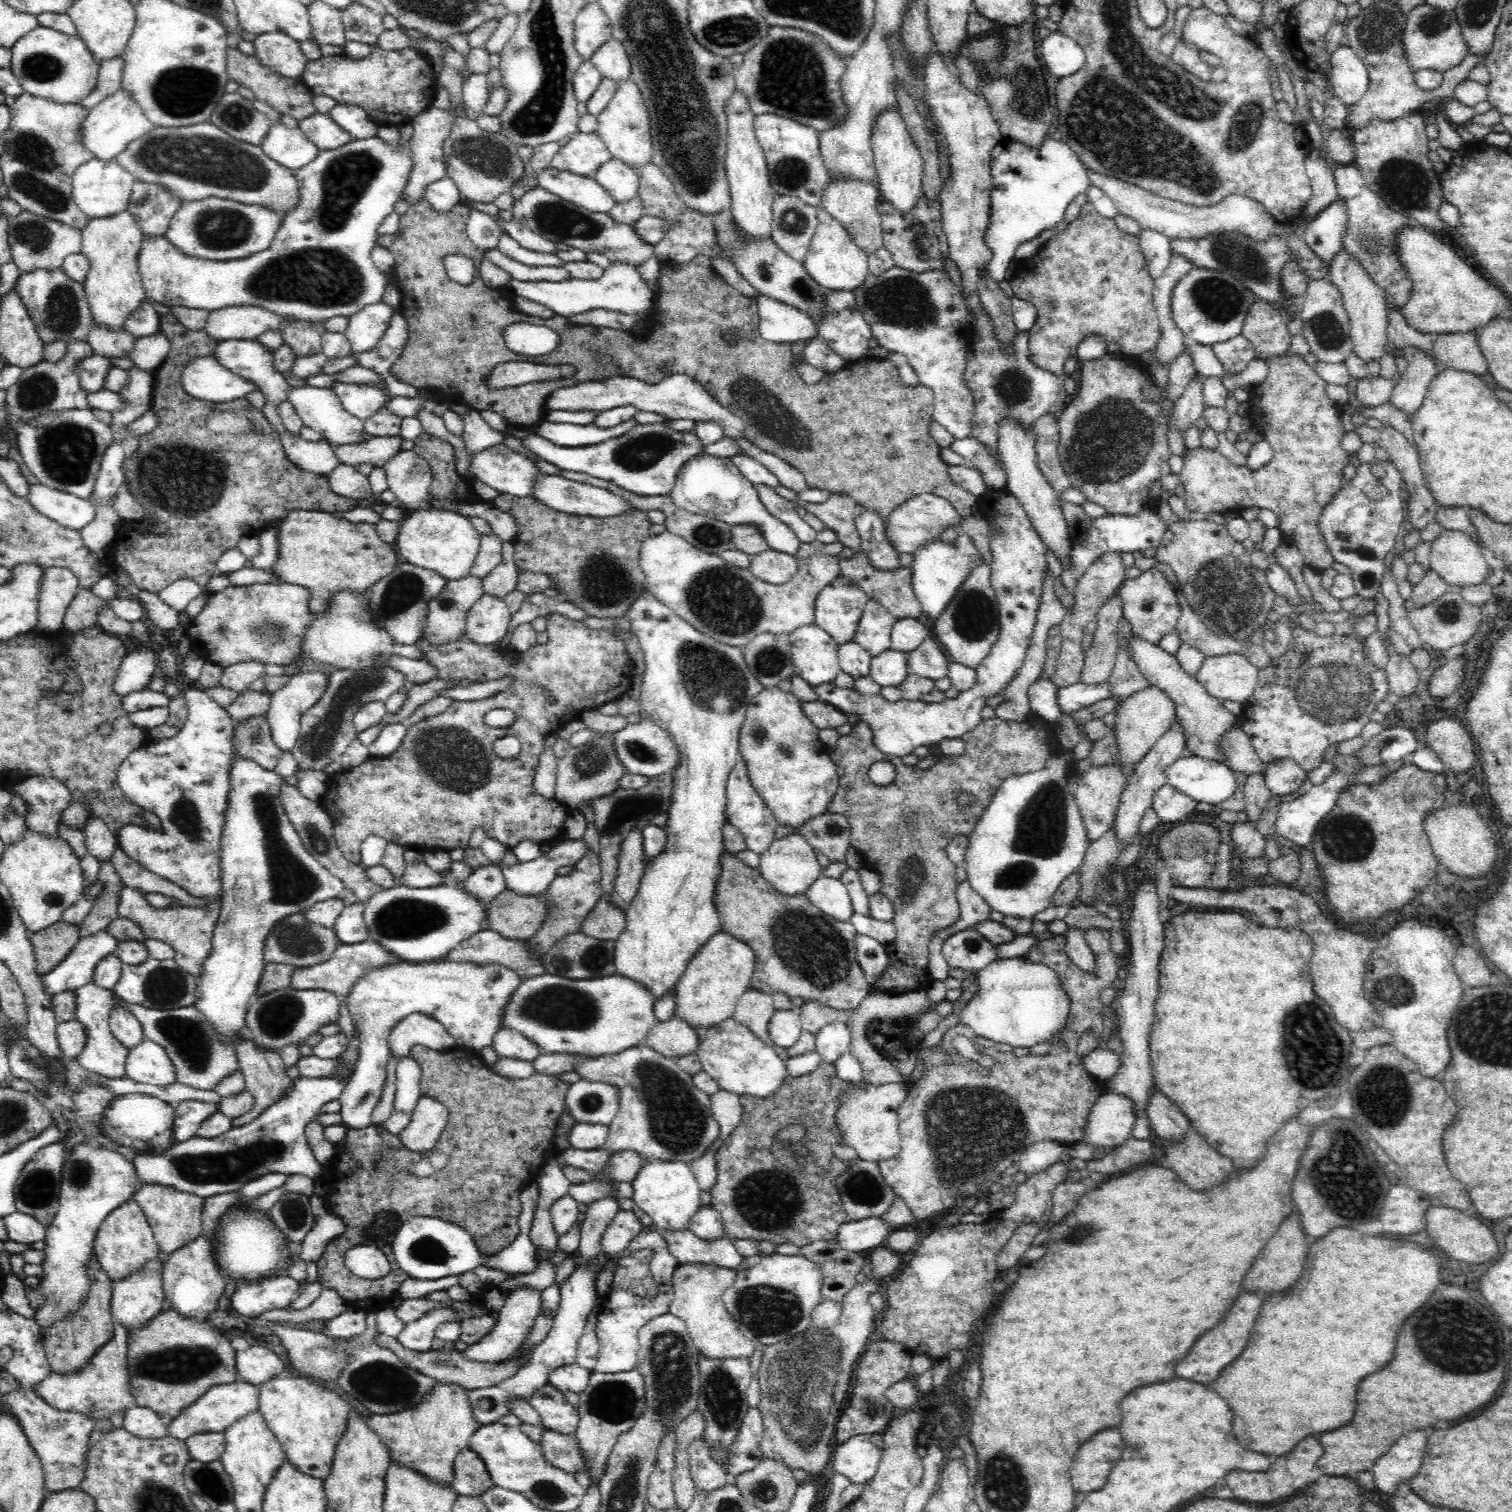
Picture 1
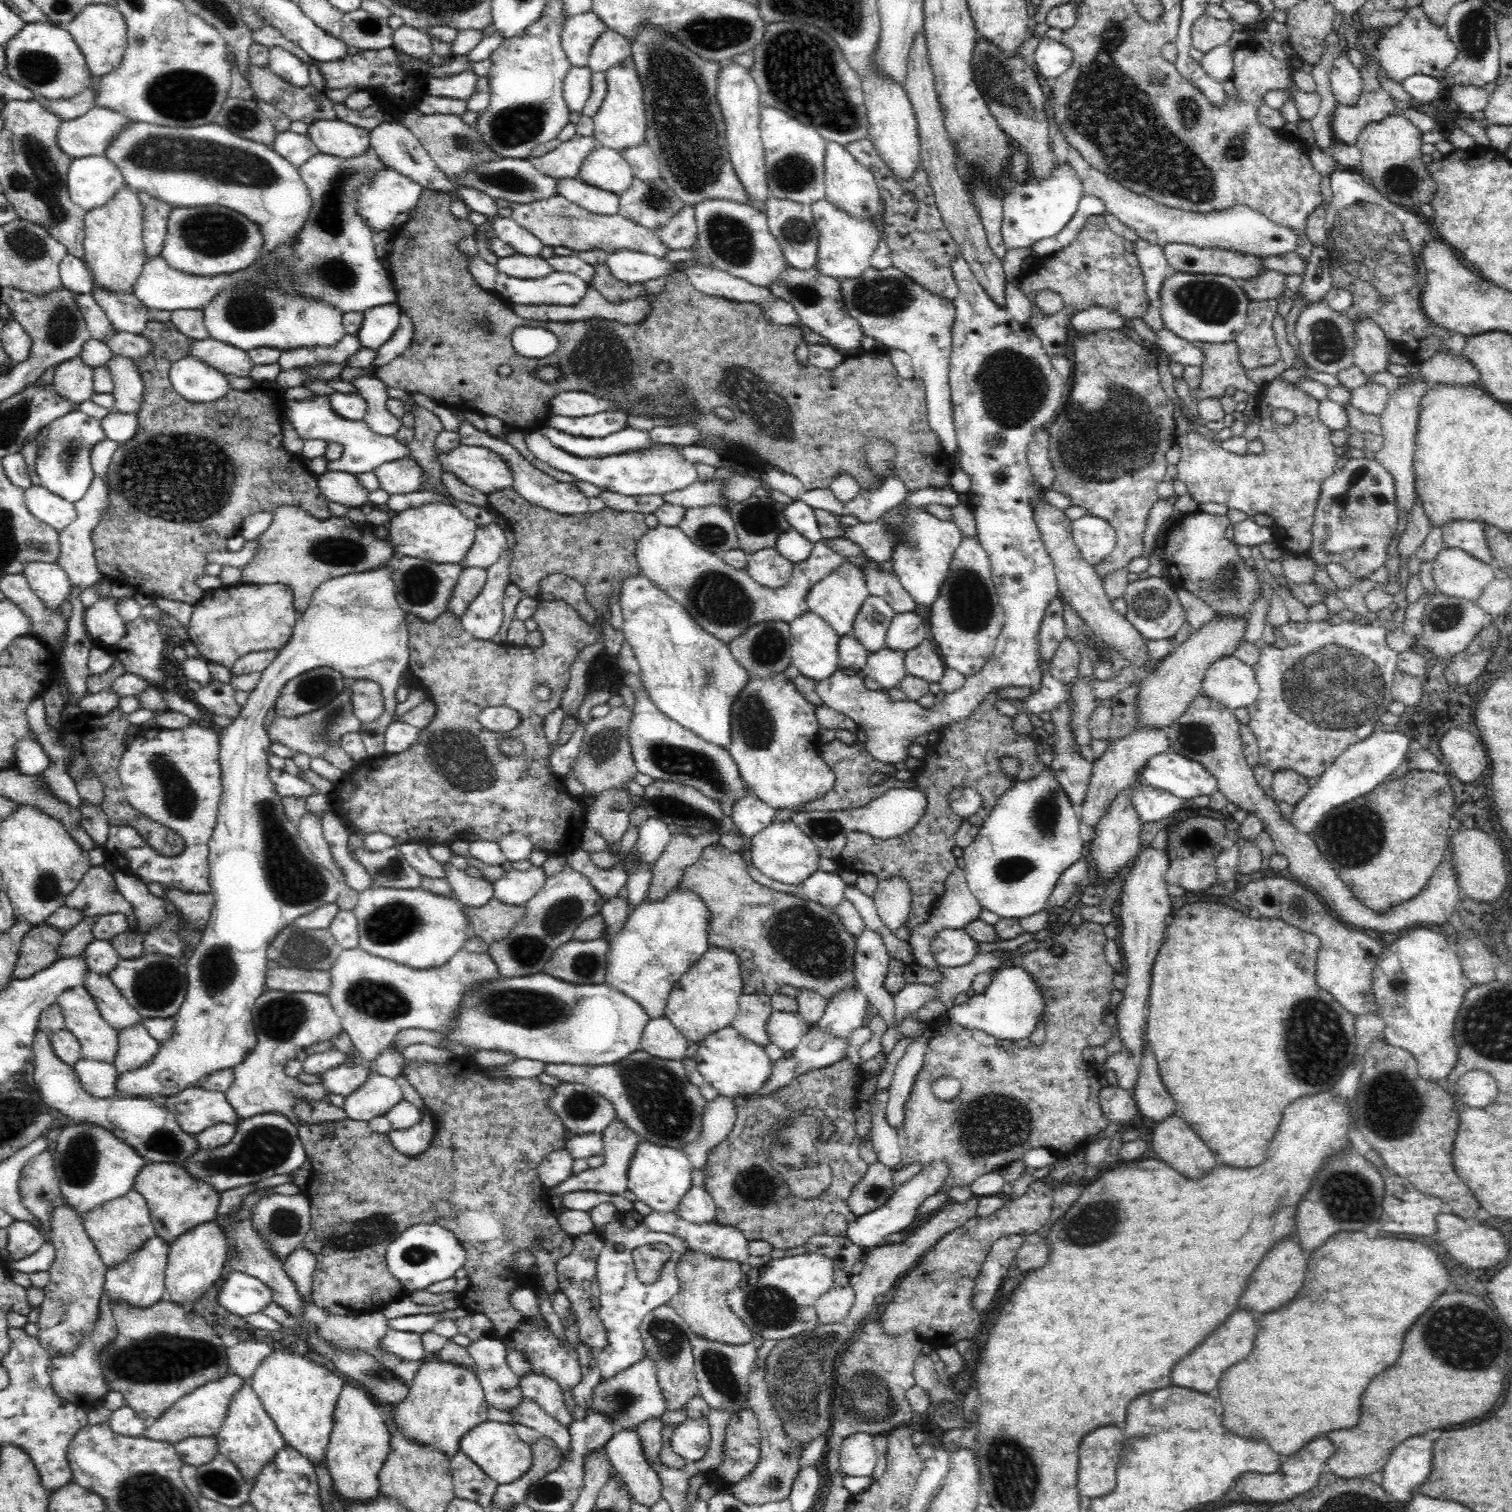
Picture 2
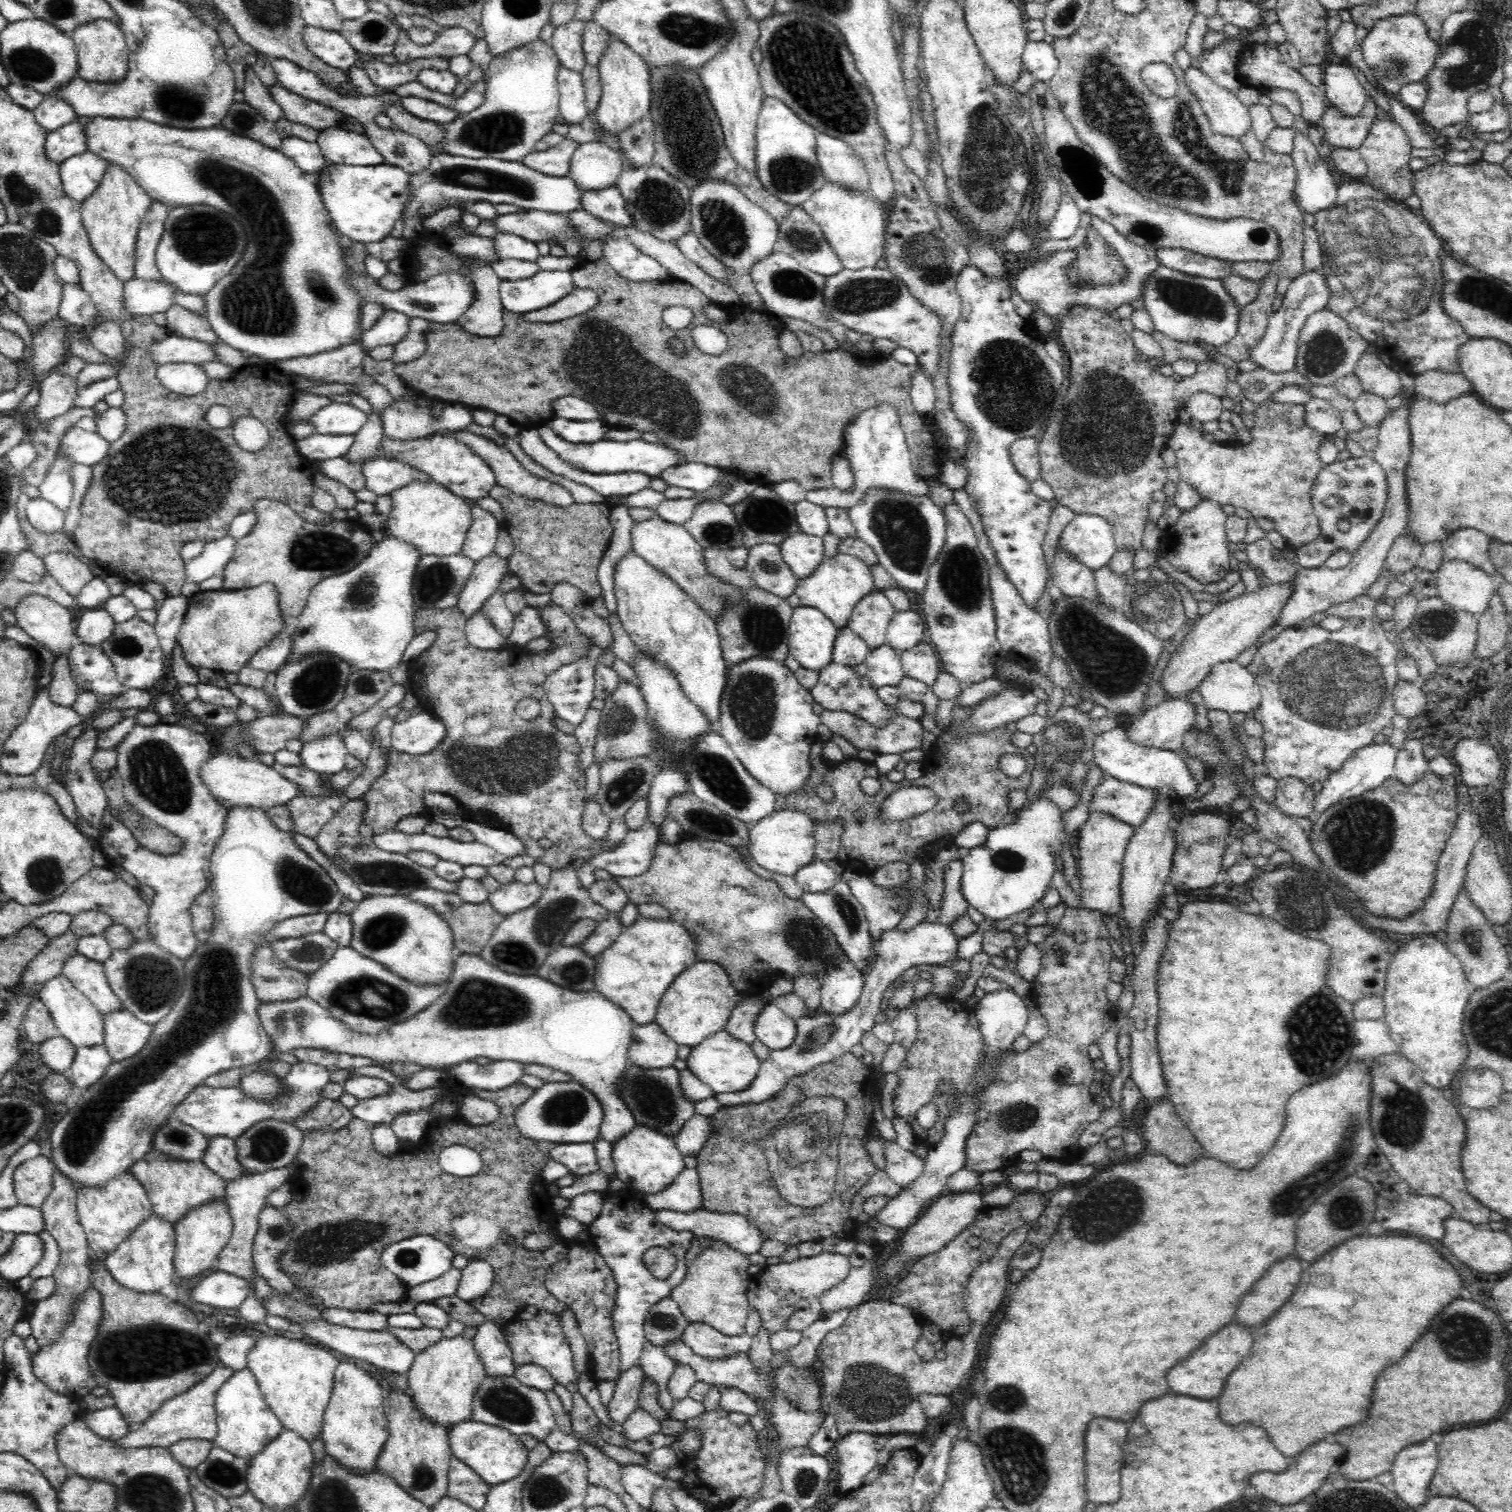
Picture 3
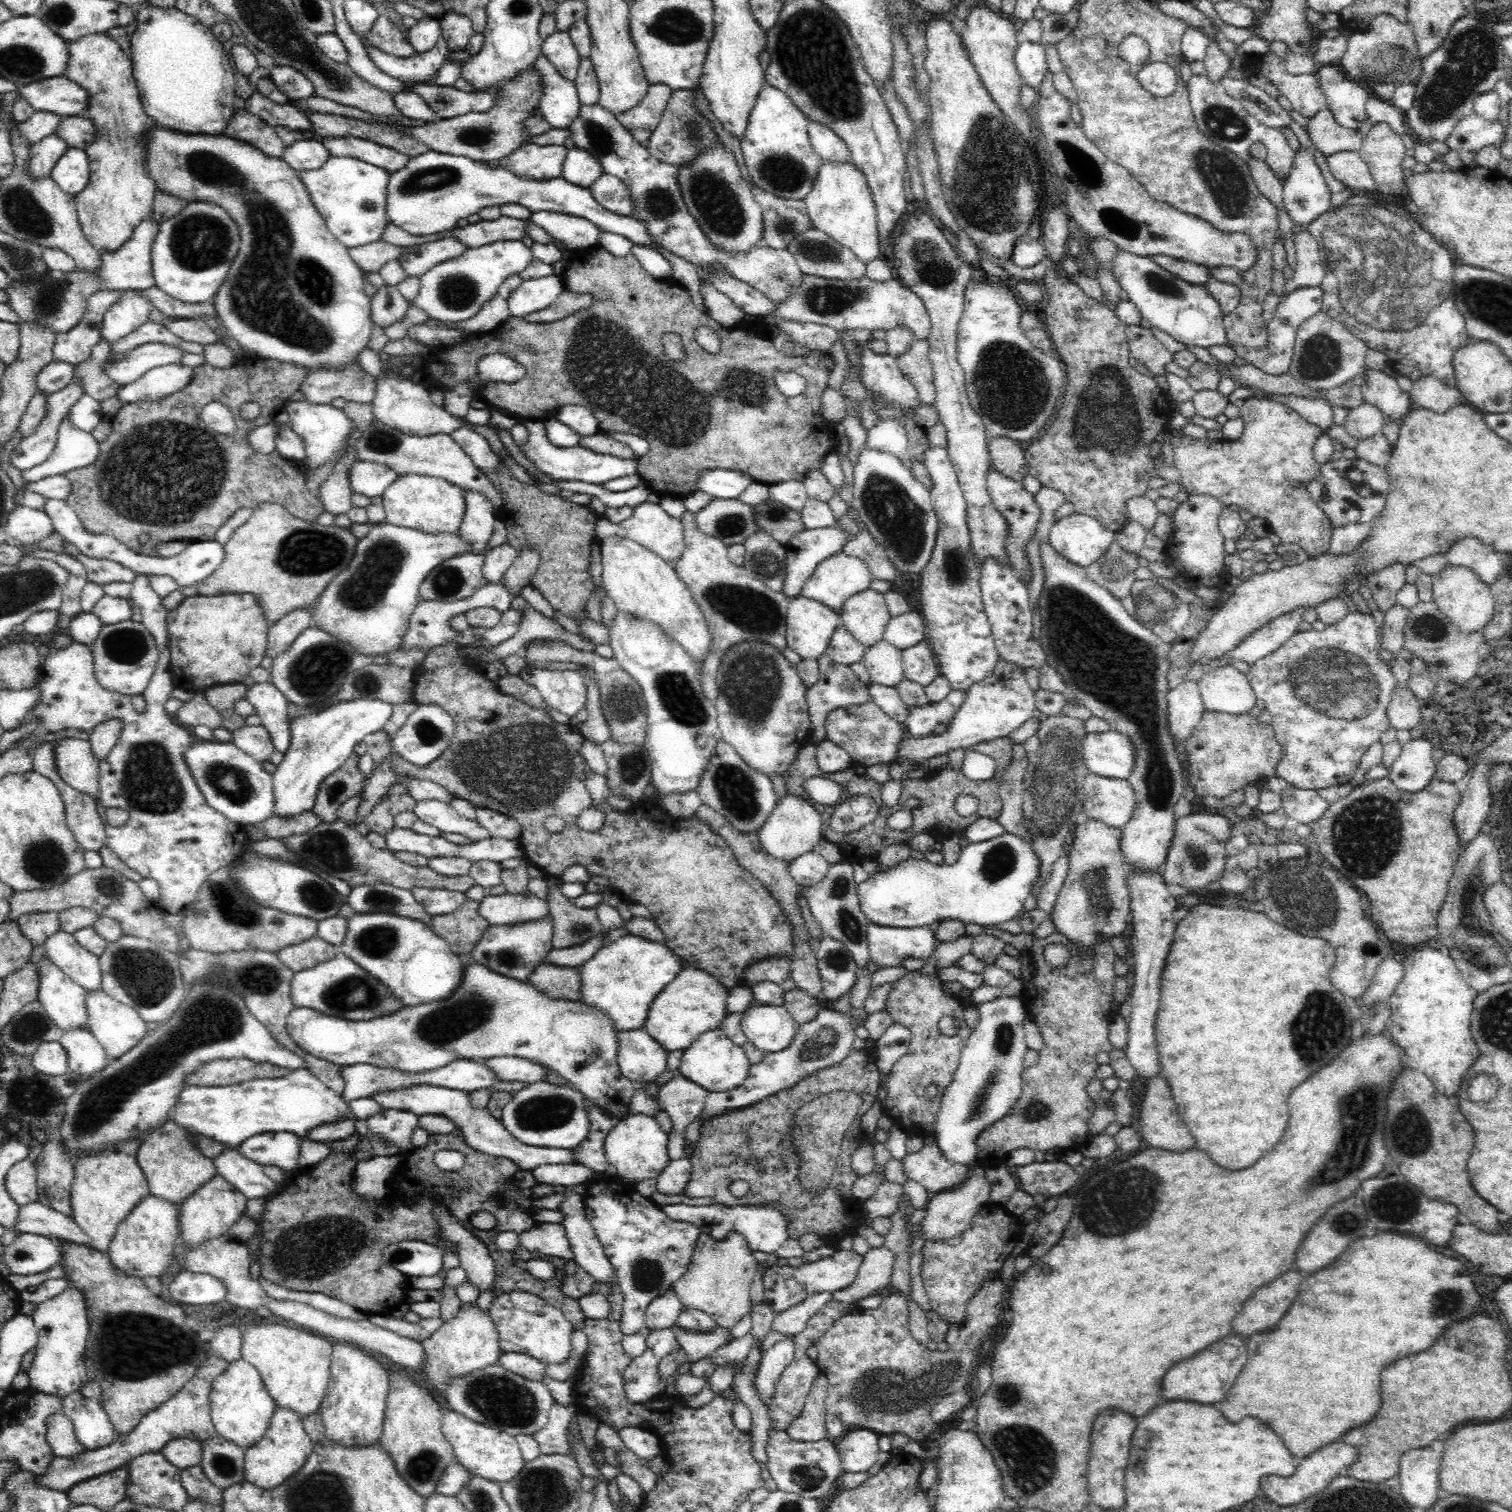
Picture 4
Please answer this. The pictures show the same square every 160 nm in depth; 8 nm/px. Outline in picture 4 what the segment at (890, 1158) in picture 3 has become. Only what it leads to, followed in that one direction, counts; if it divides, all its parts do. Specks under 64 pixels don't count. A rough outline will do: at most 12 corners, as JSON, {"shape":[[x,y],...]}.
{"shape":[[936,1144],[908,1153],[906,1177],[930,1195],[963,1183],[971,1167]]}

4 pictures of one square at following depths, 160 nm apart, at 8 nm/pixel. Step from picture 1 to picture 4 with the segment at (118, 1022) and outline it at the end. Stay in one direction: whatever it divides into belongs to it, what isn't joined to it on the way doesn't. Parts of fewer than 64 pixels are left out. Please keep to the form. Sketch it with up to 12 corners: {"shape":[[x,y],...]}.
{"shape":[[66,931],[40,949],[85,991],[103,990],[99,956]]}

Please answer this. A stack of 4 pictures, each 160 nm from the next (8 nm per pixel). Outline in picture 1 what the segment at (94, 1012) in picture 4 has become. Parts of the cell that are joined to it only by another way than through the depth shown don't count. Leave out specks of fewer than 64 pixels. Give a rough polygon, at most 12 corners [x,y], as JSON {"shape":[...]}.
{"shape":[[150,1038],[131,1047],[126,1077],[161,1087],[177,1081],[167,1052]]}

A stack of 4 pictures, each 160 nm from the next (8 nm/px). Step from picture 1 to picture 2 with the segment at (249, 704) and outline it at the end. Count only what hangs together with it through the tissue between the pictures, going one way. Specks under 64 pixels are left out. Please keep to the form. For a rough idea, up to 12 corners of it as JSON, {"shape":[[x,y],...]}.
{"shape":[[210,676],[194,693],[200,708],[235,719],[236,703],[230,682]]}

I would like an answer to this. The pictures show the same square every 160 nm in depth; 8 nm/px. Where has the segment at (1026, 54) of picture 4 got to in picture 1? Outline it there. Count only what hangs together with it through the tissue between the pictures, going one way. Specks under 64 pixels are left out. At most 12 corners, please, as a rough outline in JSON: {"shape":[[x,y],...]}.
{"shape":[[1058,30],[1043,38],[1046,66],[1061,79],[1087,59],[1082,46]]}

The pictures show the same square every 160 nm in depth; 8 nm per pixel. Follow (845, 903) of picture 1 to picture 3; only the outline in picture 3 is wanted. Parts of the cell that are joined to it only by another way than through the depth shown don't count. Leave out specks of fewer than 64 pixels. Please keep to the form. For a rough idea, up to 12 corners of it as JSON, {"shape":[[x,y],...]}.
{"shape":[[816,858],[794,877],[803,892],[828,892],[839,874]]}

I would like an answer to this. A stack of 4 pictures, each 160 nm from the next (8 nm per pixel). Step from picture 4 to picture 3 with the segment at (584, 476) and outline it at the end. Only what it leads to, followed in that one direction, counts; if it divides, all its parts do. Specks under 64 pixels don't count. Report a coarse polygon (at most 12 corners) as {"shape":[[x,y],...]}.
{"shape":[[538,426],[546,447],[584,473],[658,476],[682,464],[660,442],[571,445]]}

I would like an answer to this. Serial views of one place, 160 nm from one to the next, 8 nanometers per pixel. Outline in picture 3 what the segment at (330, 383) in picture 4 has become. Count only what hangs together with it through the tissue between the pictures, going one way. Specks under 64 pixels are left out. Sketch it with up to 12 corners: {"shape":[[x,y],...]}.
{"shape":[[362,338],[272,362],[288,376],[352,384],[379,412],[392,395],[364,374]]}

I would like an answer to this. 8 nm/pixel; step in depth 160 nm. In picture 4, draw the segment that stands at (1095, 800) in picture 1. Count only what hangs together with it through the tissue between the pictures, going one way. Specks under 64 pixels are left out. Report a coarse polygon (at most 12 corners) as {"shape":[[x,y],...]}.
{"shape":[[1189,679],[1167,692],[1166,725],[1188,738],[1206,711]]}

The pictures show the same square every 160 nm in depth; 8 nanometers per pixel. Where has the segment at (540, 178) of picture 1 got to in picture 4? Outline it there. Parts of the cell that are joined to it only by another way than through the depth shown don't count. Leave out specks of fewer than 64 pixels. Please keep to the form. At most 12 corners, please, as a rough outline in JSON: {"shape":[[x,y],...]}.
{"shape":[[604,173],[589,189],[606,210],[625,217],[633,212],[626,183]]}

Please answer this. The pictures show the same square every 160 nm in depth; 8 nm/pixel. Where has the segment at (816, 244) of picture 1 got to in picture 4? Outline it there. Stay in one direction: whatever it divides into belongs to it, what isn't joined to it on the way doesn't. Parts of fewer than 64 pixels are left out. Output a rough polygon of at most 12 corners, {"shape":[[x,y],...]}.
{"shape":[[822,162],[804,200],[814,228],[866,265],[877,210],[853,163]]}

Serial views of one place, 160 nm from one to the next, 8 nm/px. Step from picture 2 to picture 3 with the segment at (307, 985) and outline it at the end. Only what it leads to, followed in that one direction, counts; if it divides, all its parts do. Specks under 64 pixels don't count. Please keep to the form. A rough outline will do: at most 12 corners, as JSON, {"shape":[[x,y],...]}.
{"shape":[[268,944],[251,956],[259,1004],[307,996],[308,973]]}

